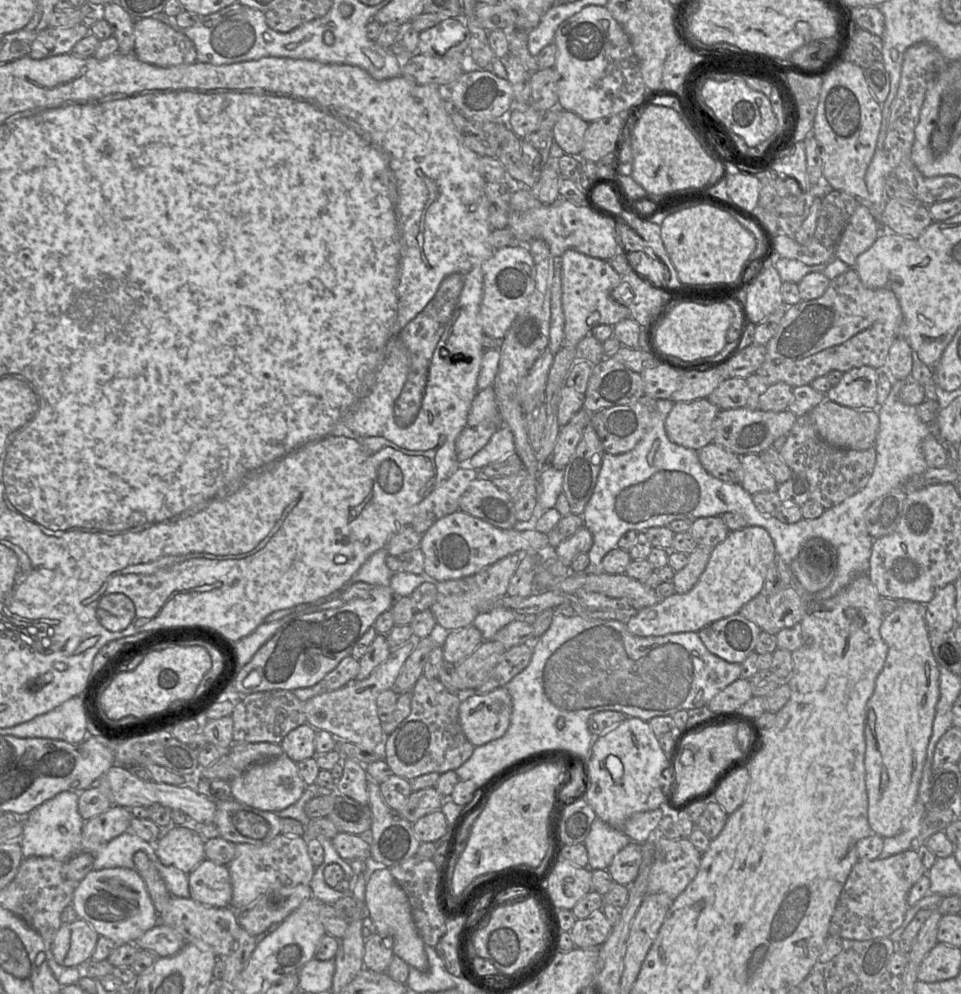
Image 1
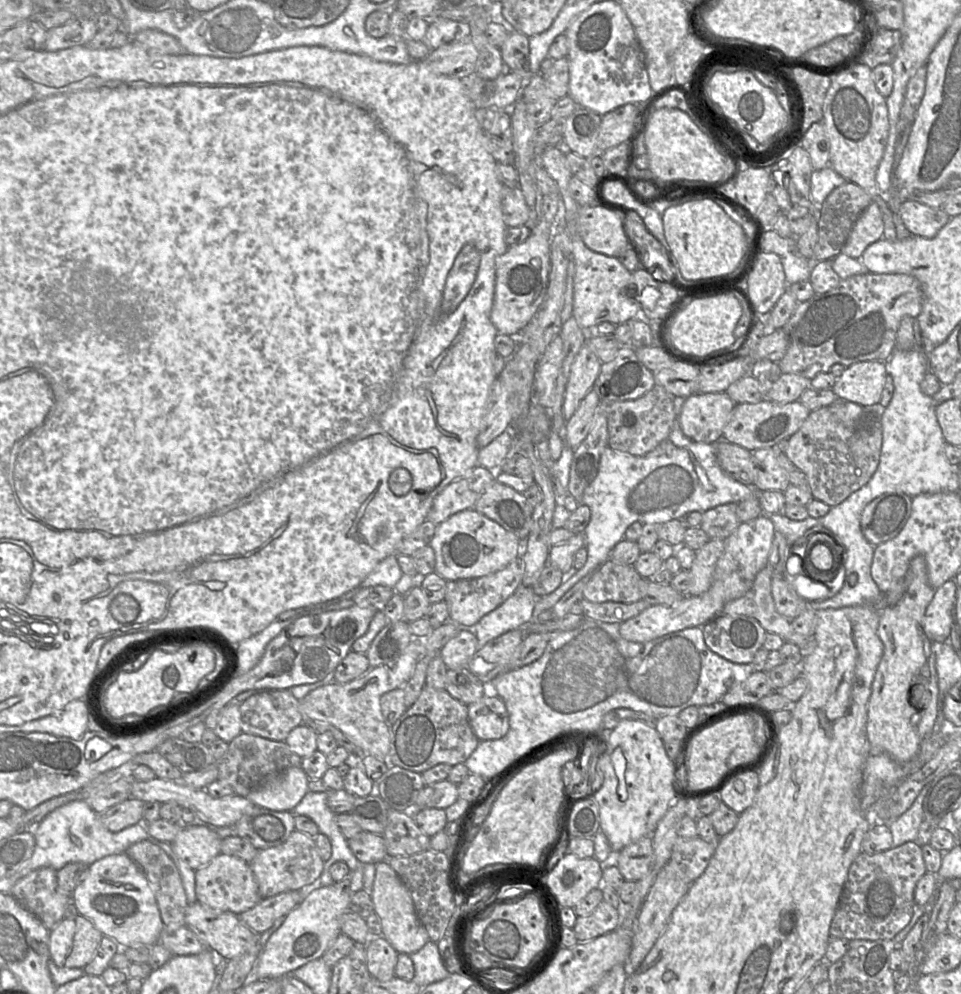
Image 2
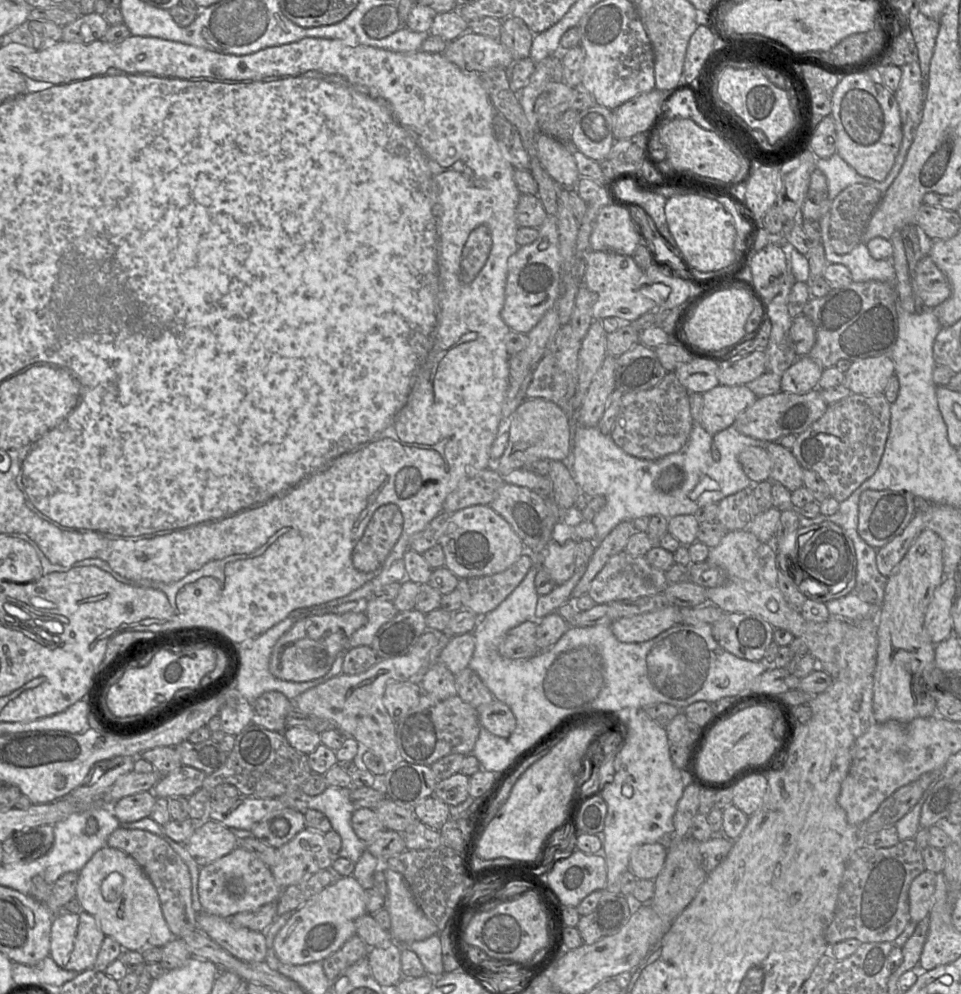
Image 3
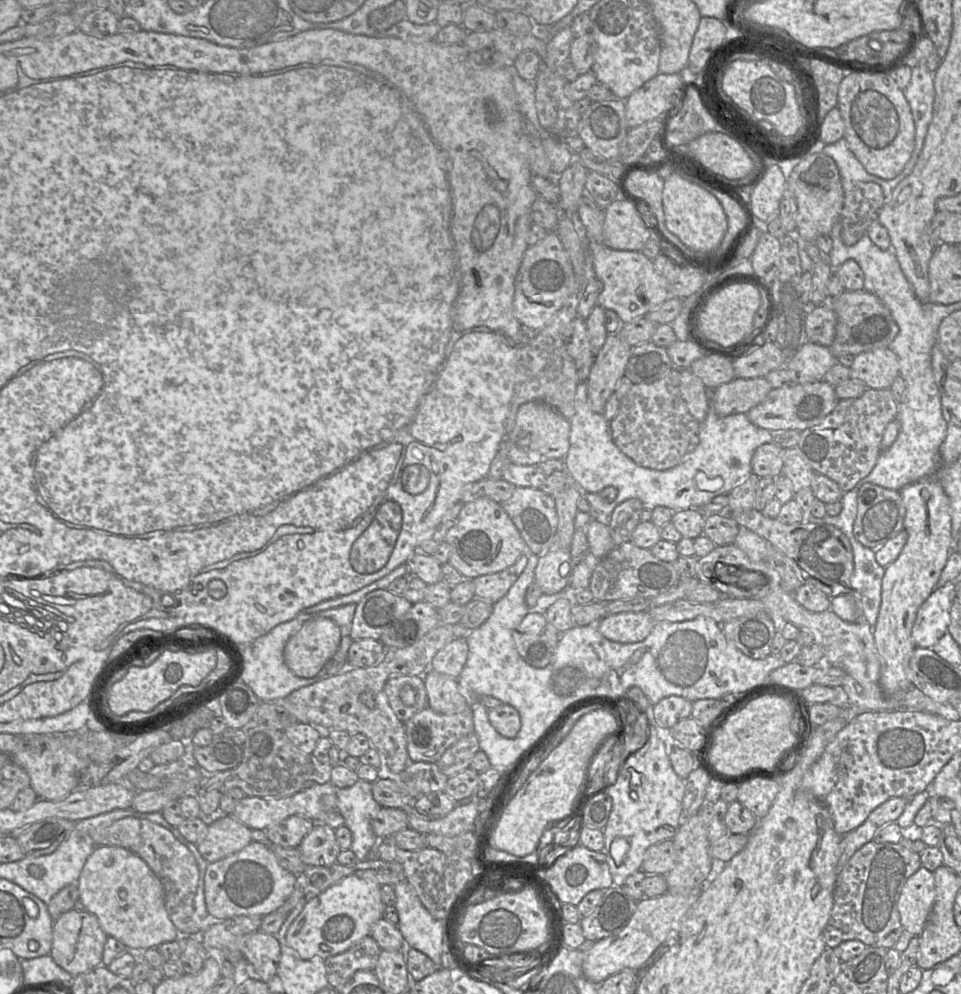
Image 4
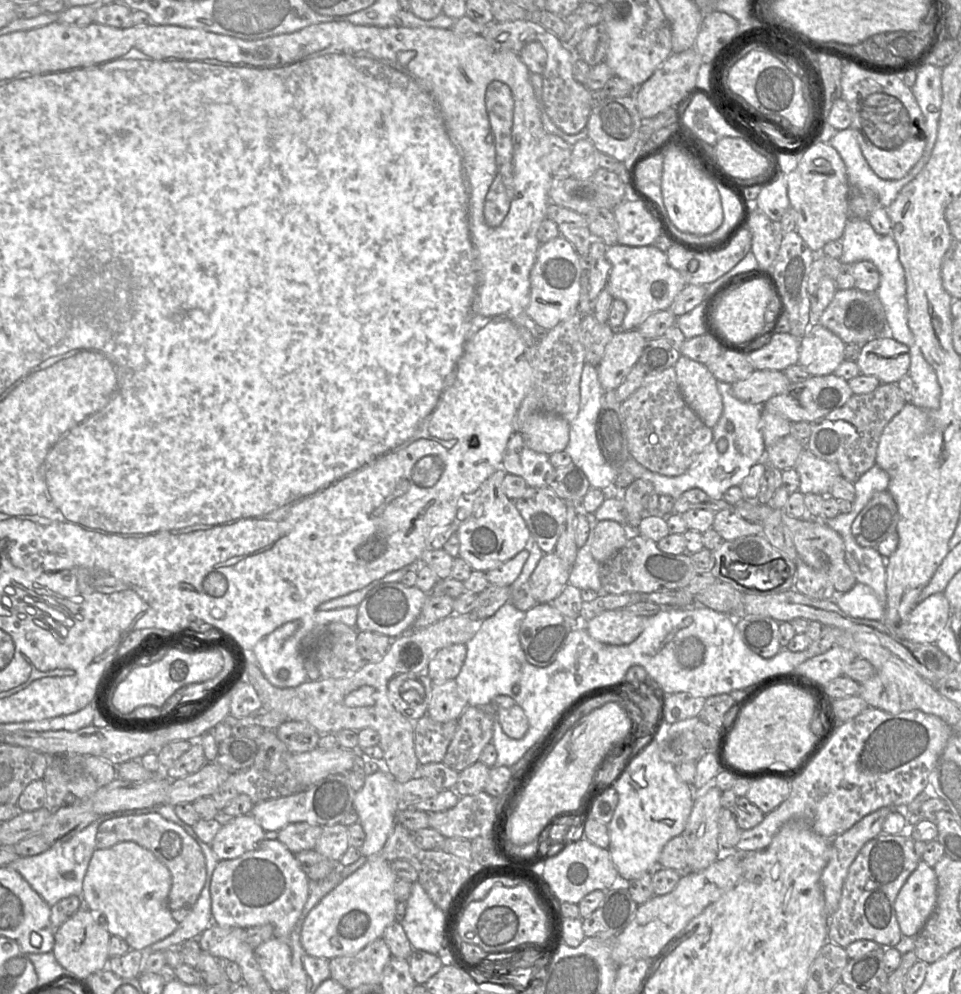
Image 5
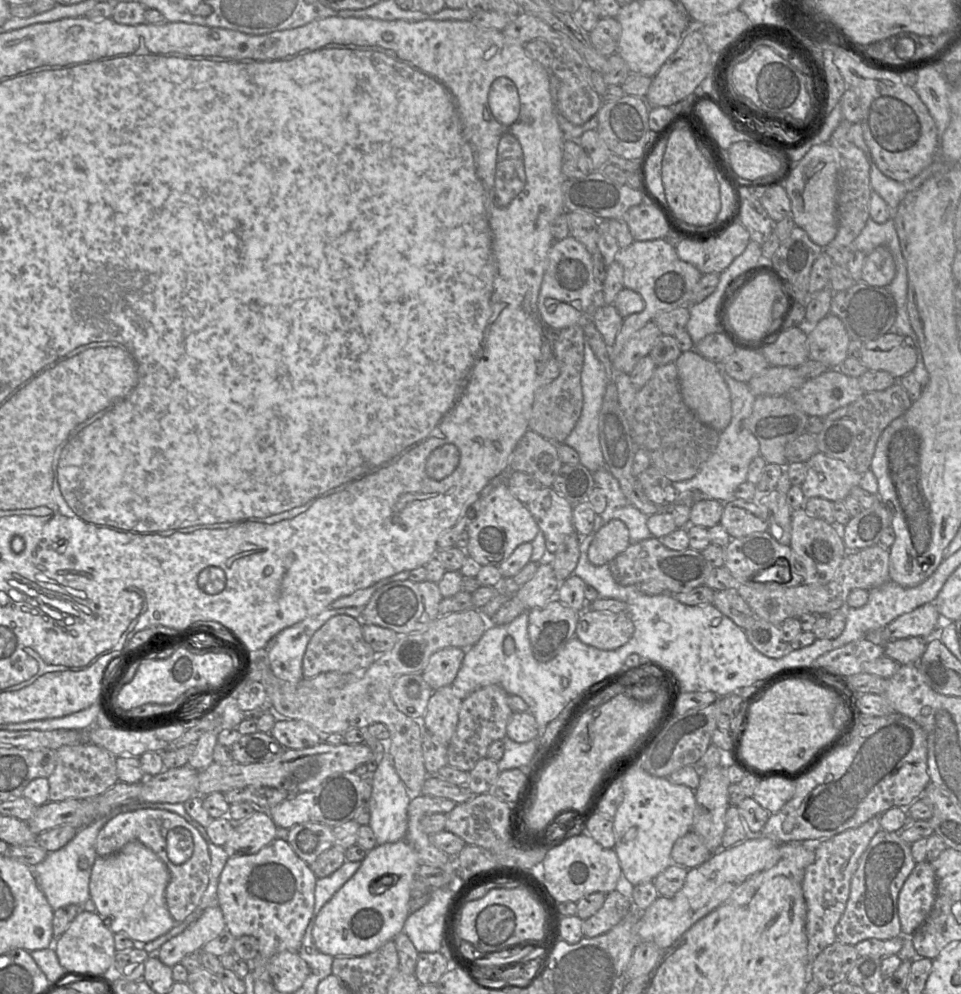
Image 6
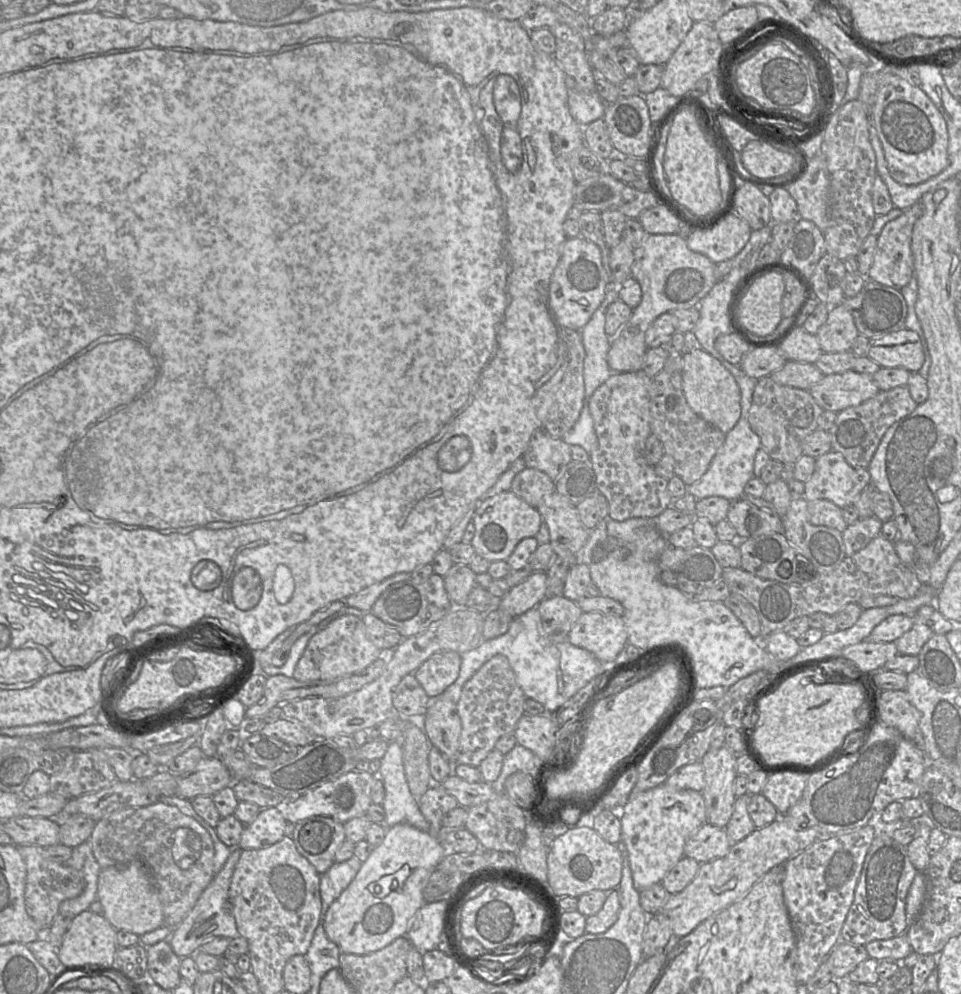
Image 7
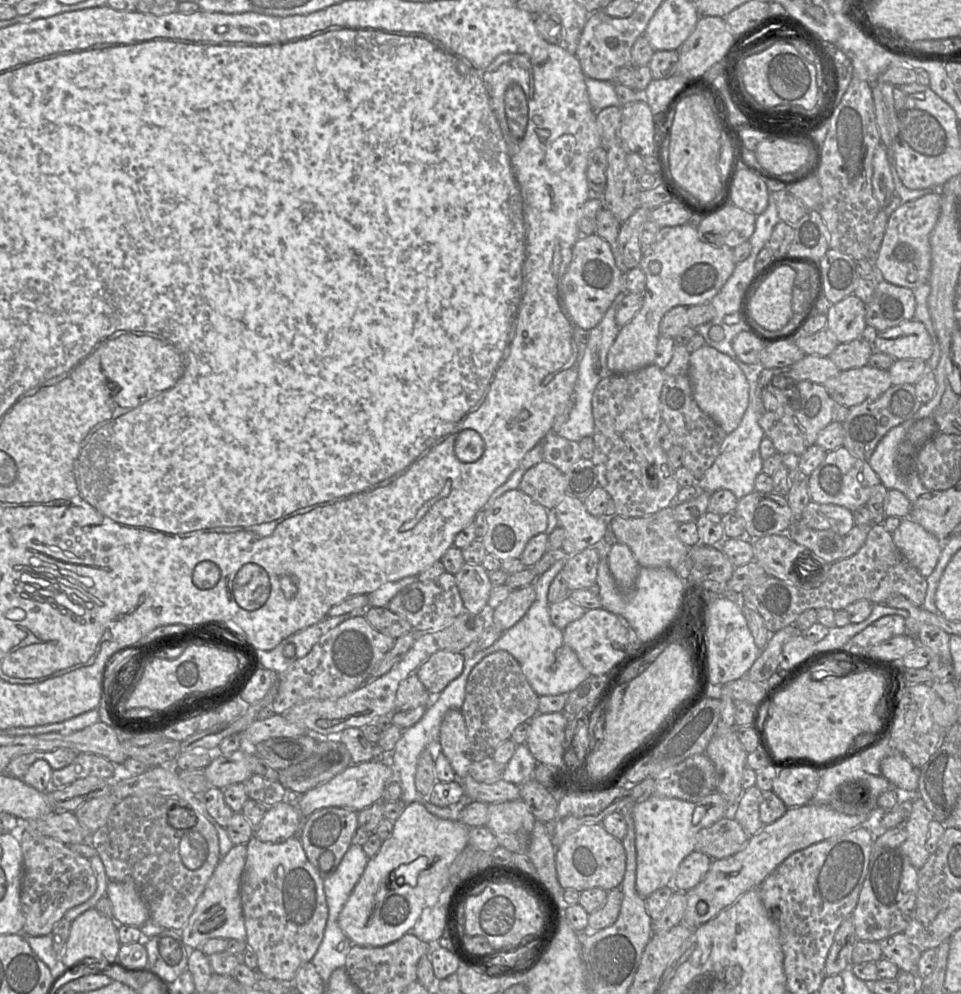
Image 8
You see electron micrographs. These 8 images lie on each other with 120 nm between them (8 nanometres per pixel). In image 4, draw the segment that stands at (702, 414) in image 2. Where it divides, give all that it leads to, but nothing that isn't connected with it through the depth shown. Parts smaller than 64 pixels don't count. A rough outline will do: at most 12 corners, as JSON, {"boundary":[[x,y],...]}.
{"boundary":[[765,377],[735,378],[713,392],[720,417],[747,414],[772,387]]}

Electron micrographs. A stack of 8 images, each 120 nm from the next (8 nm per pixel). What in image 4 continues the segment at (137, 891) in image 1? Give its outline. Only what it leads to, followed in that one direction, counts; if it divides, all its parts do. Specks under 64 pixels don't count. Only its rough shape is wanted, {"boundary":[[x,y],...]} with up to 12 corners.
{"boundary":[[97,846],[79,899],[133,953],[179,938],[146,862]]}

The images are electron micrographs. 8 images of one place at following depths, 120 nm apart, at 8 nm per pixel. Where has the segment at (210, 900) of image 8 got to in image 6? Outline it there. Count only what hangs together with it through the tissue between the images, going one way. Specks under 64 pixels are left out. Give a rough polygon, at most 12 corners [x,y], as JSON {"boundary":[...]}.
{"boundary":[[209,907],[155,954],[173,967],[225,930],[220,907]]}

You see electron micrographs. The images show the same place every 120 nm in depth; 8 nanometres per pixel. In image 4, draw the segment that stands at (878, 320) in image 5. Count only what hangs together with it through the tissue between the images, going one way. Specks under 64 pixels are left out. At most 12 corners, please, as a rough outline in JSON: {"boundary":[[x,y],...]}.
{"boundary":[[828,303],[810,307],[807,341],[829,347],[836,315]]}

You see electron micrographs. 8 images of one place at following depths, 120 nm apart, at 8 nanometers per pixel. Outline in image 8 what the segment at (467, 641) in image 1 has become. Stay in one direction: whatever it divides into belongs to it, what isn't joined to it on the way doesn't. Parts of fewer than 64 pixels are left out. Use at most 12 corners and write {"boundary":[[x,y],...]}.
{"boundary":[[438,650],[415,671],[434,698],[463,671],[465,654]]}

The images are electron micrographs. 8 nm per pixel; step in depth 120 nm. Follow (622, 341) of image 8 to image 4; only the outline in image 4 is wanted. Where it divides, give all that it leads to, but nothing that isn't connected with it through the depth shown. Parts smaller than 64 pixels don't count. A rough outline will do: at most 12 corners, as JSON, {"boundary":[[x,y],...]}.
{"boundary":[[592,246],[597,304],[630,323],[669,298],[641,251]]}

